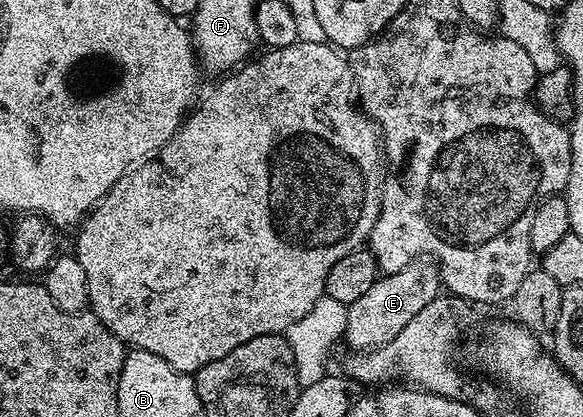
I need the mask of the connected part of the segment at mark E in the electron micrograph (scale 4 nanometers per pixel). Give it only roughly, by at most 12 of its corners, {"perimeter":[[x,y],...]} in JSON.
{"perimeter":[[412,261],[346,305],[354,351],[388,344],[443,288],[439,266]]}

